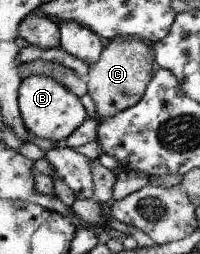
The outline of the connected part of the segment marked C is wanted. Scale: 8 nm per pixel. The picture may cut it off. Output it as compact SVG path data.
M116 37L106 45L98 62L84 75L88 92L96 103L99 119L112 118L115 114L134 106L142 98L156 71L152 44L138 37Z

